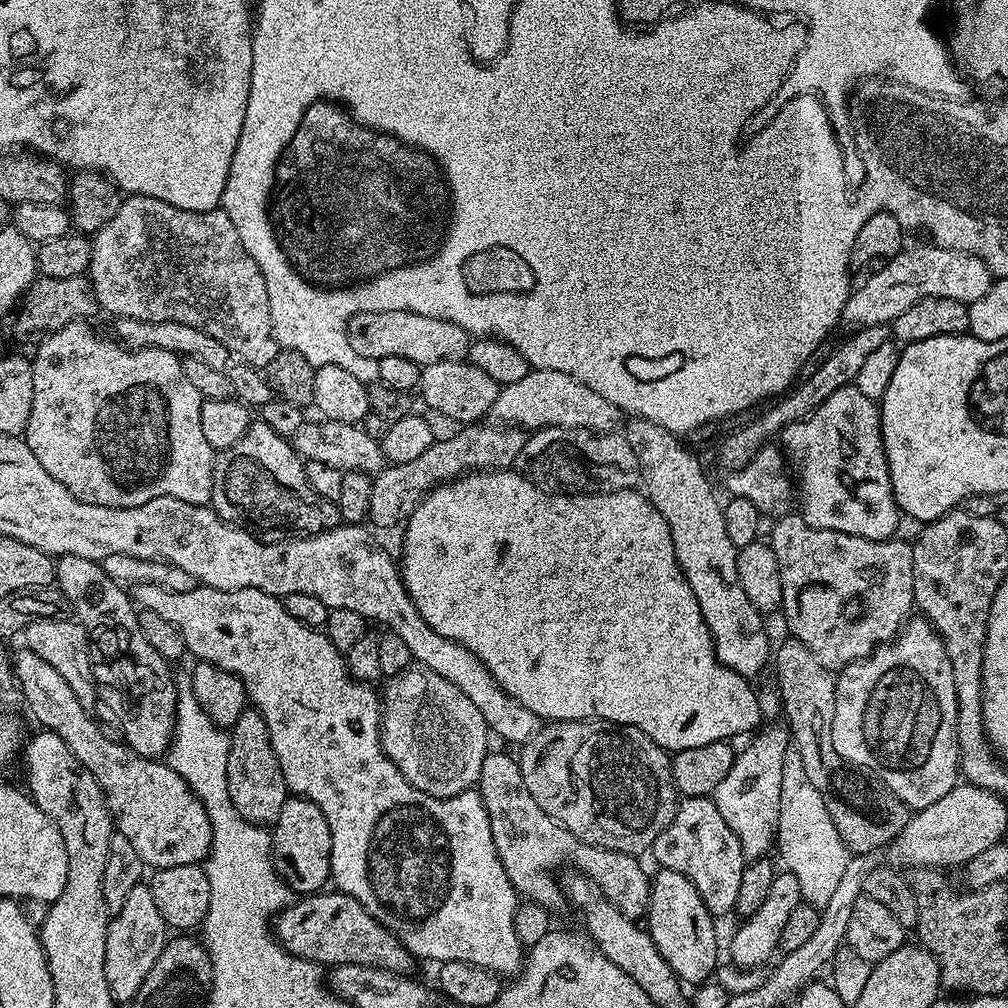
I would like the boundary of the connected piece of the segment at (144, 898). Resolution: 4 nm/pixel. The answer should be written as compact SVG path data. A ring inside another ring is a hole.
M144 882L134 886L122 910L109 919L106 930L106 982L109 992L118 1002L136 999L142 982L146 982L146 974L150 974L154 962L158 962L158 954L162 954L169 939L170 929L154 903L151 887Z

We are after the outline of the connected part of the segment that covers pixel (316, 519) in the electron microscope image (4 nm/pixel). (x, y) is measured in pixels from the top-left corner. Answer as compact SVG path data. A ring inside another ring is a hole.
M263 422L249 423L246 434L234 446L215 453L210 506L227 524L246 530L267 544L340 527L338 504L324 500L312 489L304 466L305 461L285 437Z

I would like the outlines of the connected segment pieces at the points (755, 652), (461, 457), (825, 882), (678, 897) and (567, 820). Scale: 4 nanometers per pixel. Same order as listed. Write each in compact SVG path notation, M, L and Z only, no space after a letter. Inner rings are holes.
M632 418L627 422L629 424L624 430L624 437L630 442L639 460L641 487L654 508L662 514L662 518L666 518L666 526L670 526L670 538L674 542L678 566L686 578L688 590L694 594L696 609L702 614L705 629L712 635L714 655L726 665L729 672L735 672L737 677L758 675L770 664L768 632L764 629L765 617L752 605L750 598L746 598L746 590L742 590L742 582L738 582L738 549L726 534L721 501L717 500L699 460L690 452L692 450L689 447L682 448L679 442L681 439L675 433L649 420Z
M477 422L461 427L456 430L460 432L446 437L445 440L433 439L430 450L423 452L419 458L405 464L388 464L381 468L371 477L372 489L367 519L380 528L388 528L391 524L403 525L408 515L437 484L469 472L511 469L524 445L525 433L515 426L488 423Z
M789 743L786 758L782 758L782 802L775 847L778 852L780 848L781 858L788 863L785 864L787 871L798 878L801 901L813 906L830 902L846 870L850 850L842 842L834 818L830 818L830 810L826 810L826 802L822 802L822 794L818 794L810 778L806 778L806 765L802 763L802 754L798 754L798 746L794 743Z
M660 868L657 873L651 877L648 890L647 934L658 946L658 954L666 958L670 970L685 985L699 986L711 981L716 968L717 921L685 876L669 868Z
M558 720L541 726L522 745L519 752L518 763L522 774L522 782L526 782L526 790L530 790L530 798L534 798L534 802L538 802L538 806L542 806L542 810L550 818L554 818L560 823L560 827L565 828L571 836L575 836L577 840L584 844L593 844L599 848L621 852L627 856L639 857L641 855L640 852L647 853L651 849L654 838L658 838L660 831L666 826L670 826L670 822L674 818L678 803L678 793L676 783L672 777L672 761L669 753L664 753L667 751L661 745L655 744L649 736L642 734L640 728L626 726L622 722L615 720Z

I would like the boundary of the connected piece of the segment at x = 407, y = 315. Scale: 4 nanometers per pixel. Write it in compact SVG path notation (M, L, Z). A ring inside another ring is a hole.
M406 310L385 312L359 312L348 324L348 341L361 361L379 362L382 358L410 358L418 365L433 364L443 360L462 360L467 357L470 337L462 326L452 320L428 318Z

